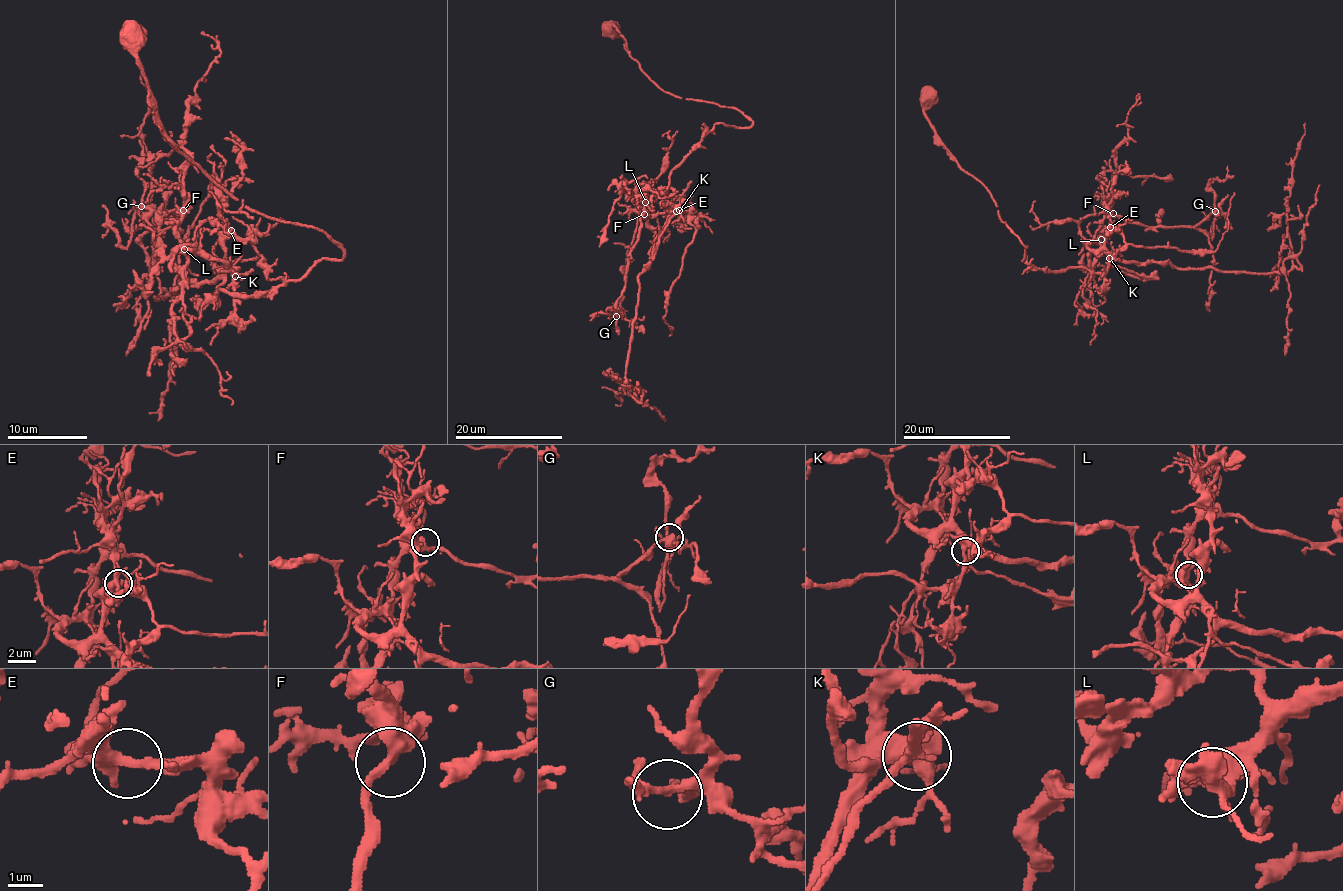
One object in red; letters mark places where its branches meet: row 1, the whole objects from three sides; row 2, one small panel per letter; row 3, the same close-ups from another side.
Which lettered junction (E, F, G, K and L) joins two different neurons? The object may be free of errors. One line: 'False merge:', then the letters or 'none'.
False merge: none

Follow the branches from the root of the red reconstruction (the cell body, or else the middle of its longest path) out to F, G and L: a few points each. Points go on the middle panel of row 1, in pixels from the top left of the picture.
F: (610, 28), (665, 92), (752, 121), (717, 123), (672, 171), (672, 211), (659, 189), (644, 214)
G: (610, 28), (665, 92), (752, 121), (717, 123), (672, 171), (672, 211), (671, 189), (640, 202), (616, 316)
L: (610, 28), (665, 92), (733, 106), (752, 121), (717, 123), (672, 171), (672, 211), (671, 189), (645, 202)

